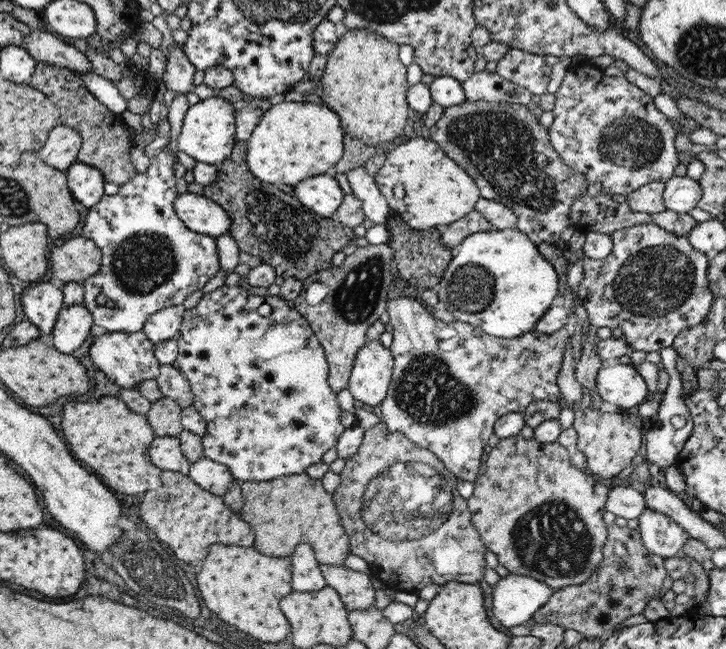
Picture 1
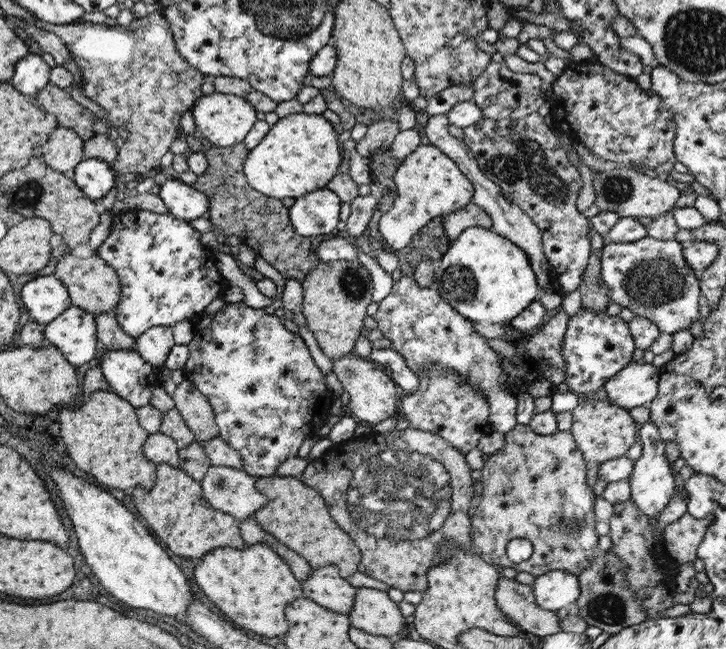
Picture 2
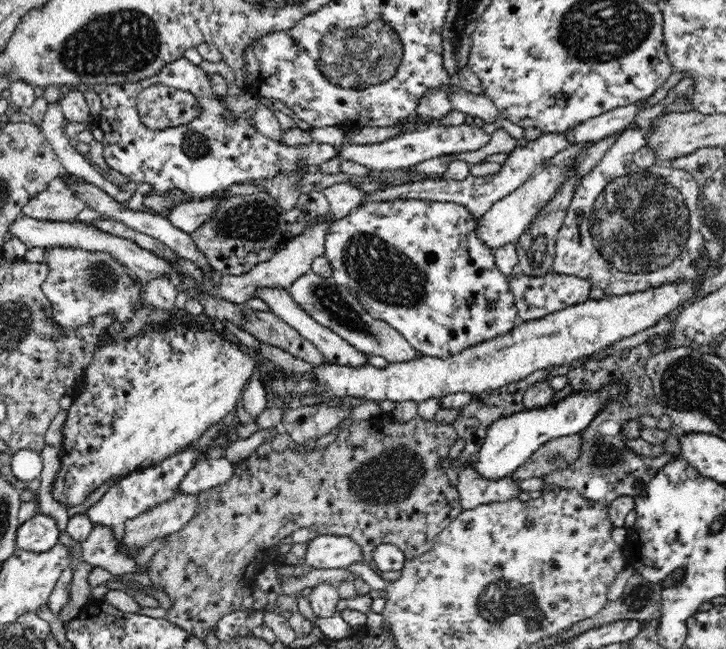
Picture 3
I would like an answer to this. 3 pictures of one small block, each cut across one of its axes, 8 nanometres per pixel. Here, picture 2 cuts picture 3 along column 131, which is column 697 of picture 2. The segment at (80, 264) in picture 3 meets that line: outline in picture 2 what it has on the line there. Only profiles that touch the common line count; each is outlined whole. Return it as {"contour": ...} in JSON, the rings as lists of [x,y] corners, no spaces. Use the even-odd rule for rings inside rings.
{"contour":[[[647,235],[636,241],[604,243],[599,256],[600,276],[607,288],[609,302],[615,302],[621,308],[631,310],[634,316],[643,316],[651,320],[659,328],[659,332],[672,335],[679,330],[688,330],[691,322],[699,317],[697,306],[702,298],[697,274],[689,269],[687,261],[681,255],[683,245],[674,238],[657,240]]]}

